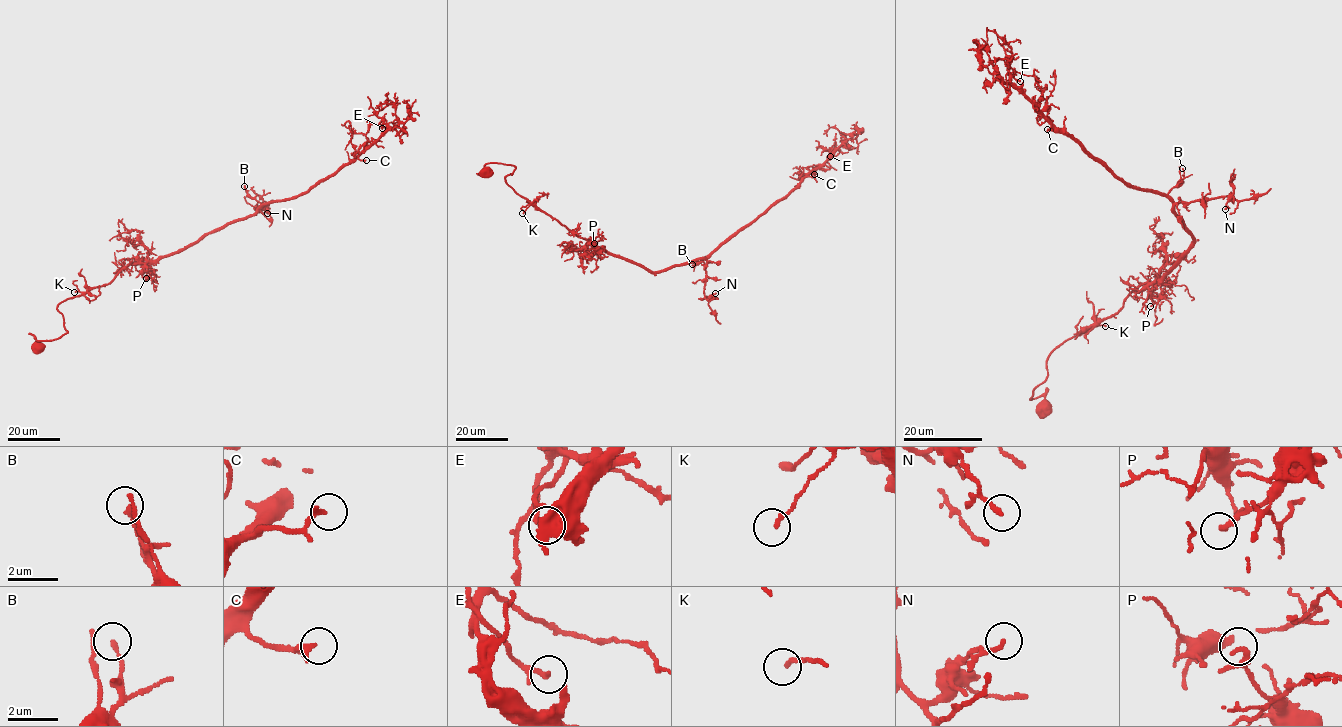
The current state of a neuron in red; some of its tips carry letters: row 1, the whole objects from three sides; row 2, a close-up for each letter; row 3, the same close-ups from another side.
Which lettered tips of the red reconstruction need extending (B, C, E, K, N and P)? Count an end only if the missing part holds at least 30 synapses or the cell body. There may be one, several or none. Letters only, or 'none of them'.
C

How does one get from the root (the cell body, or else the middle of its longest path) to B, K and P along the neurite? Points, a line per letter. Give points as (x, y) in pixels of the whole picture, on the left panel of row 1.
B: (37, 347), (36, 338), (67, 332), (60, 303), (250, 217), (260, 203), (244, 186)
K: (37, 347), (36, 338), (51, 340), (67, 332), (57, 307), (82, 294), (74, 292)
P: (37, 347), (36, 338), (67, 332), (60, 303), (107, 284), (130, 264), (148, 262), (146, 278)

